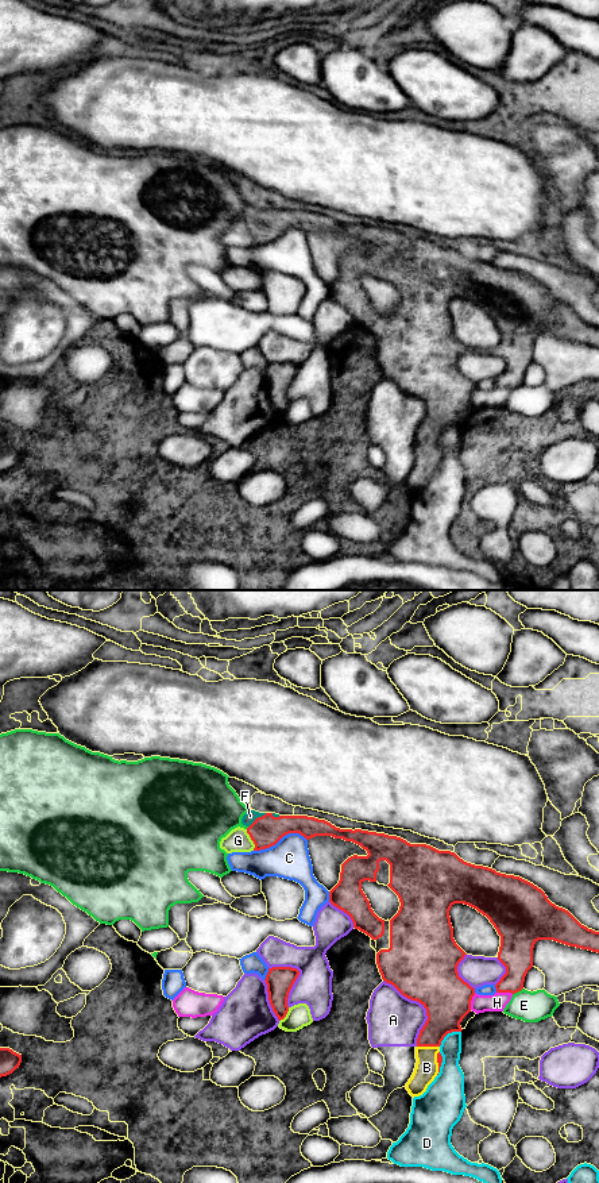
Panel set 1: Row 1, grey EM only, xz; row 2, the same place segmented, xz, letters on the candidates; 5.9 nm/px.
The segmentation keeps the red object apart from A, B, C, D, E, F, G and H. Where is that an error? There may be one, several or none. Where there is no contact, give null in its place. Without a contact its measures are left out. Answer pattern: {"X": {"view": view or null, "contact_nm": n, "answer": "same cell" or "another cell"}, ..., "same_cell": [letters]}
{"A": {"view": "xz", "contact_nm": 440, "answer": "another cell"}, "B": {"view": "xz", "contact_nm": 140, "answer": "same cell"}, "C": {"view": "xz", "contact_nm": 320, "answer": "another cell"}, "D": {"view": "xz", "contact_nm": 160, "answer": "another cell"}, "E": {"view": "xz", "contact_nm": 80, "answer": "another cell"}, "F": {"view": "xz", "contact_nm": 140, "answer": "same cell"}, "G": {"view": "xz", "contact_nm": 140, "answer": "another cell"}, "H": {"view": "xz", "contact_nm": 110, "answer": "another cell"}, "same_cell": ["B", "F"]}

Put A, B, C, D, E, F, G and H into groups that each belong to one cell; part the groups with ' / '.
A / B F / C / D / E / G / H

